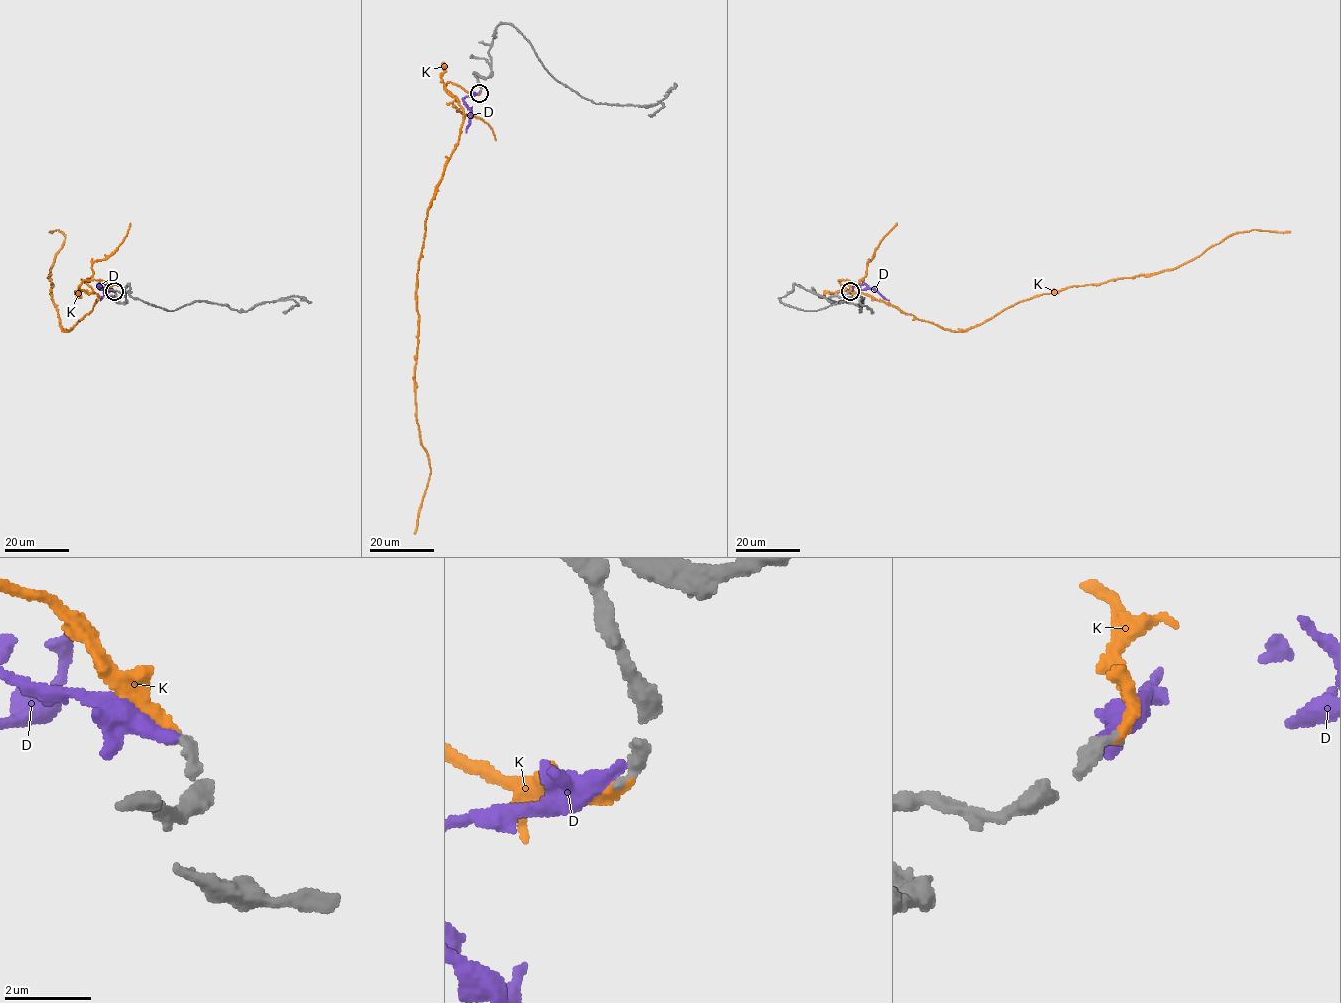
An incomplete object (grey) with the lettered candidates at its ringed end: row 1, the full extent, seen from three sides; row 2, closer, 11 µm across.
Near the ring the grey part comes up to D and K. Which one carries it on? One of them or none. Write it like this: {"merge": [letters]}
{"merge": ["K"]}

